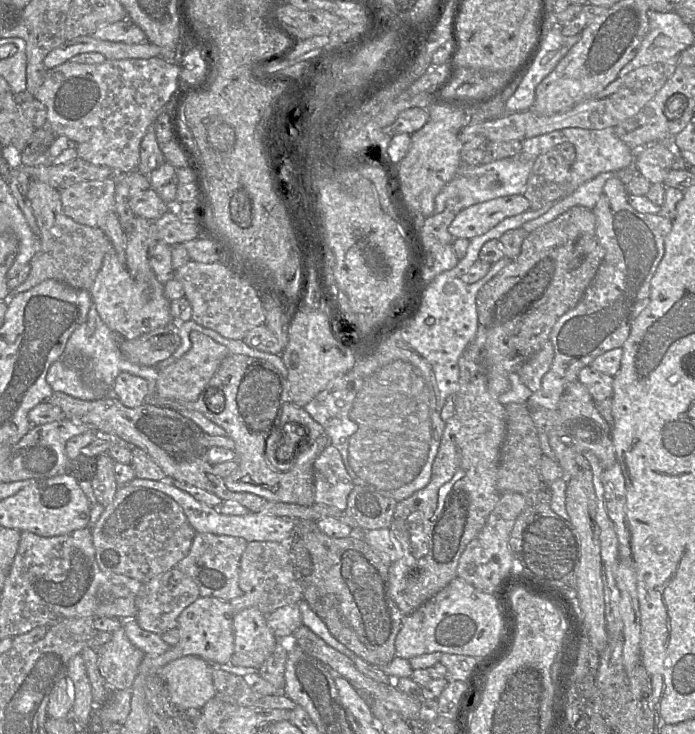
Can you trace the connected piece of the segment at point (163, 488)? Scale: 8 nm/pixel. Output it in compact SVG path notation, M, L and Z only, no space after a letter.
M135 477L128 485L151 488L163 492L173 498L183 509L190 525L197 533L211 533L215 535L227 535L242 537L247 542L253 541L273 541L288 544L296 521L306 519L287 519L286 517L276 517L263 513L250 512L247 515L224 515L220 514L214 507L198 501L189 493L178 489L164 480L150 480Z

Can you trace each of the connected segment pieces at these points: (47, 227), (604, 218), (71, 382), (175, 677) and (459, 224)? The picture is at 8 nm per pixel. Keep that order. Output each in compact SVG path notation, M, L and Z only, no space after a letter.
M31 180L28 199L40 231L40 249L30 262L30 275L12 293L26 292L47 279L90 292L101 269L103 258L112 248L110 240L100 228L79 224L66 216L62 210L59 190L50 185Z
M618 176L610 177L592 209L596 217L596 237L605 251L597 274L581 300L553 326L550 341L554 359L542 378L541 388L525 403L530 409L557 411L565 389L578 380L582 368L599 355L623 347L631 326L650 301L651 279L665 252L665 238L673 220L658 214L640 213L627 200L628 193Z
M62 358L51 365L46 380L54 392L65 393L81 400L96 400L109 396L105 393L94 393L78 372L69 368Z
M188 655L175 659L160 670L171 702L185 711L198 711L216 695L212 668L204 659Z
M523 195L495 198L462 209L448 226L448 232L454 239L470 240L485 234L505 218L528 210L530 203Z

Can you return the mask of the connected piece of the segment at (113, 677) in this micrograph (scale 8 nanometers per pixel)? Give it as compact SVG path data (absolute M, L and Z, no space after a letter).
M124 626L112 632L111 639L96 650L99 670L108 684L115 691L131 689L147 654L129 640Z

